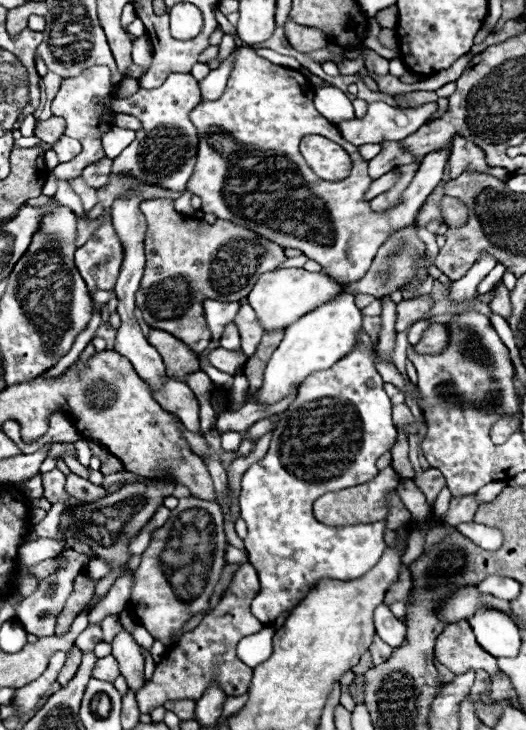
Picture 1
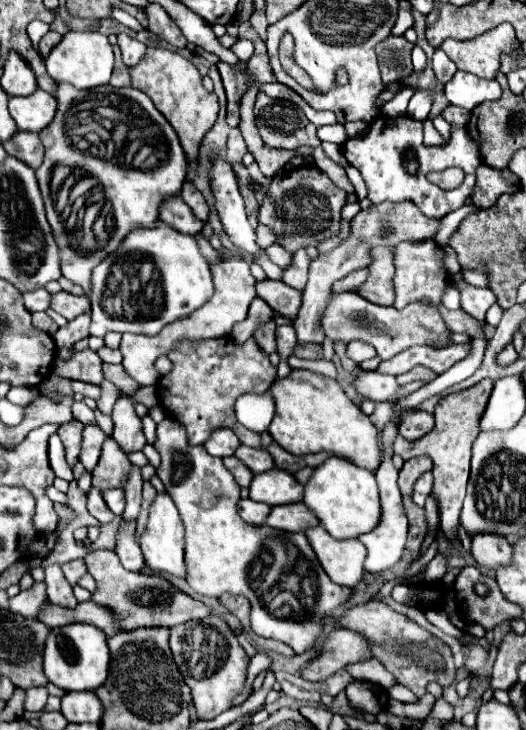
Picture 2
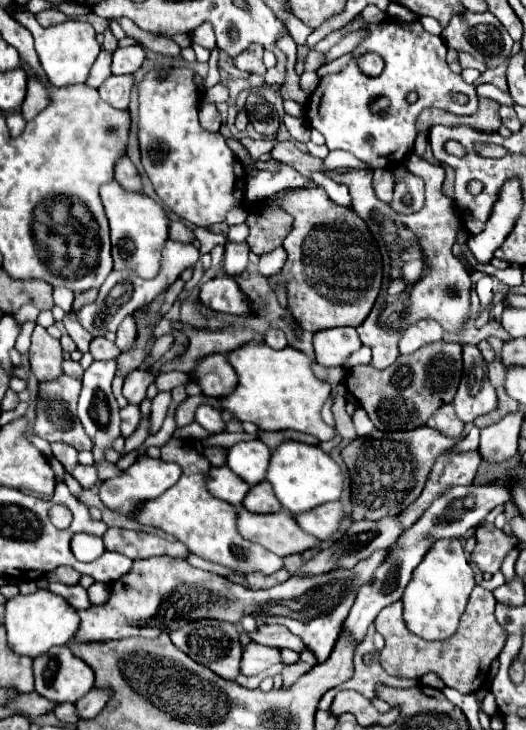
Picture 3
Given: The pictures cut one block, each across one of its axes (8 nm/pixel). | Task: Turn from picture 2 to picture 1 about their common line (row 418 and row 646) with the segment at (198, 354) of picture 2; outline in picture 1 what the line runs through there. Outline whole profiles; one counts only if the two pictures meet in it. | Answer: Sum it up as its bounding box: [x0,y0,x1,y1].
[136,564,264,714]

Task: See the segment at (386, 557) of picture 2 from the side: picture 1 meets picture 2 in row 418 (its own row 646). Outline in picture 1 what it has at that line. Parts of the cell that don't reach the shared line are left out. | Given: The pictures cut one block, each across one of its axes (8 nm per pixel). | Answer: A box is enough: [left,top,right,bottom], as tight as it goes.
[374,604,406,648]

